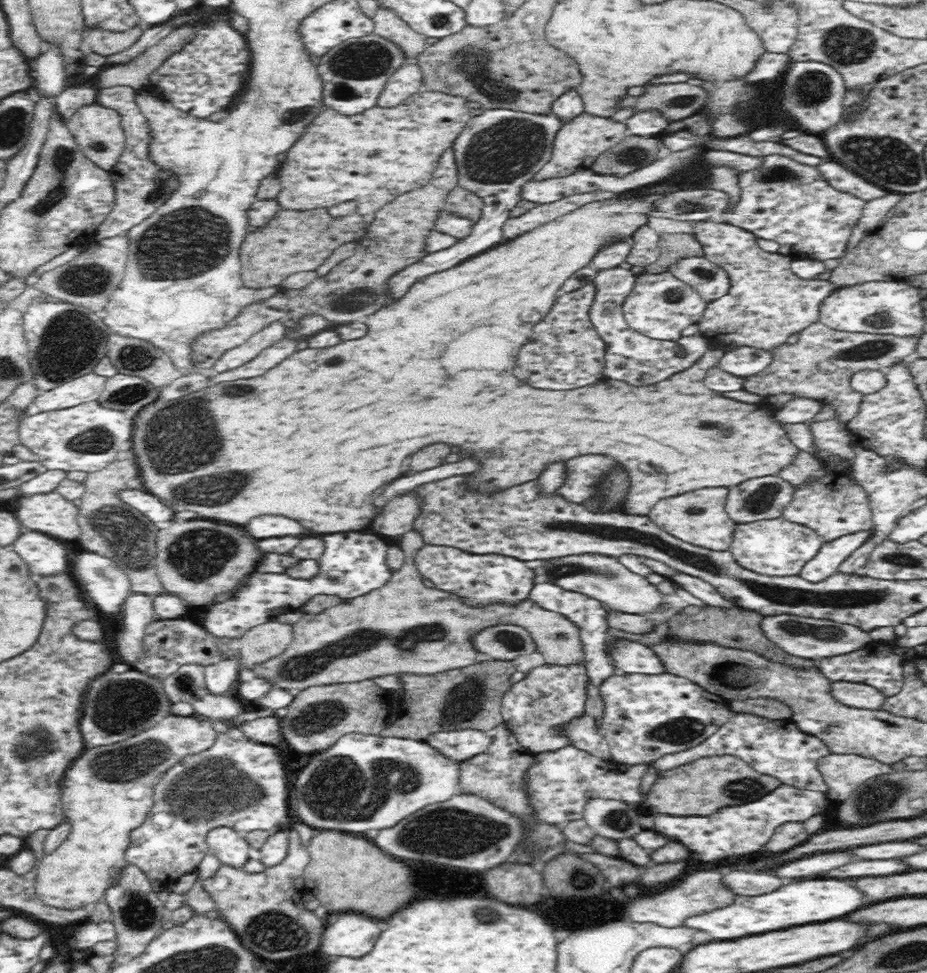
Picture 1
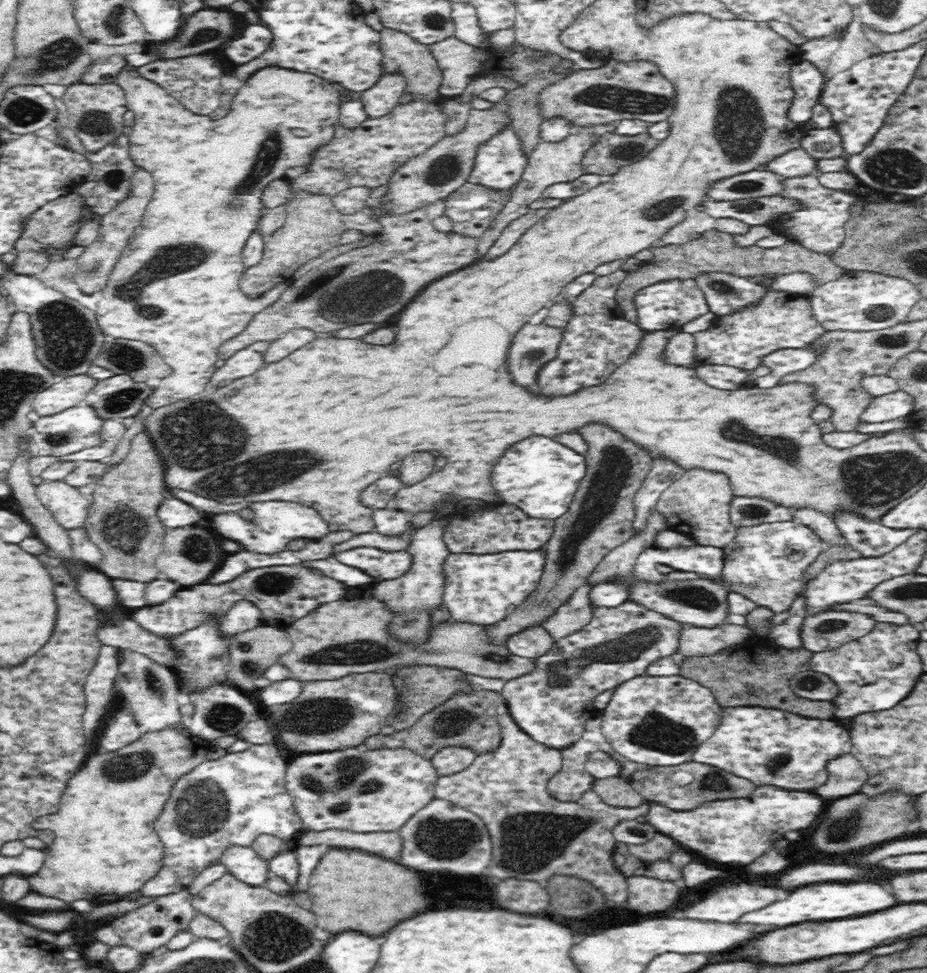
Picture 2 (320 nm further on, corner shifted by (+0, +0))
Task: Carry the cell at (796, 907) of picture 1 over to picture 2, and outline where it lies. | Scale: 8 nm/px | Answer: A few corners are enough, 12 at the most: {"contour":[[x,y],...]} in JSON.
{"contour":[[820,882],[734,924],[790,926],[894,906],[872,882]]}

